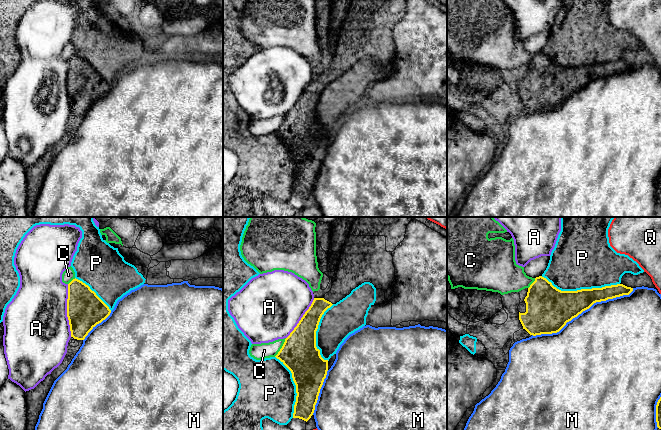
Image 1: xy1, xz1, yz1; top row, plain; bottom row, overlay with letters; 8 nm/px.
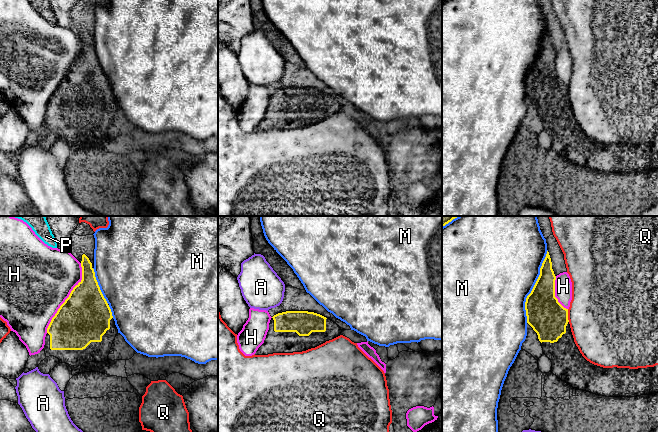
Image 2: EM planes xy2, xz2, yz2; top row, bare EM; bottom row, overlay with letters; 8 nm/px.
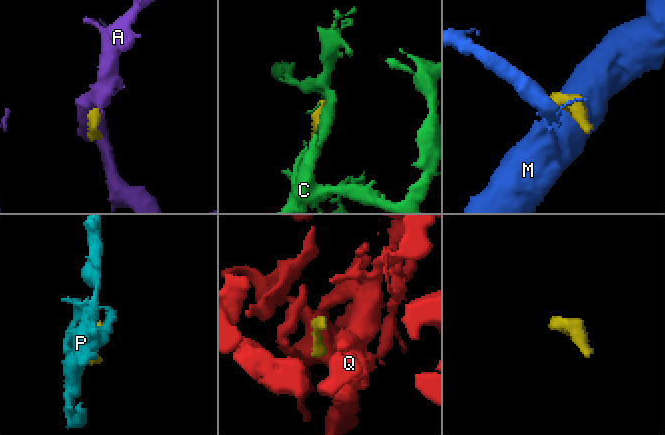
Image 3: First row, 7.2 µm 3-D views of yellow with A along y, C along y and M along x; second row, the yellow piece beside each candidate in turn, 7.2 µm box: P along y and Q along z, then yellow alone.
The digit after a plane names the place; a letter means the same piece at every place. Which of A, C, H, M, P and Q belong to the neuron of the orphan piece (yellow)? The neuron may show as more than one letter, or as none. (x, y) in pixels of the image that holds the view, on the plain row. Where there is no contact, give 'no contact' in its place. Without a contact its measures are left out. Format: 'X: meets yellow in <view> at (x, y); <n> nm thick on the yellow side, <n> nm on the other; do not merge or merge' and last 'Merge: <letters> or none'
A: meets yellow in xy1 at (67, 86); 300 nm thick on the yellow side, 480 nm on the other; do not merge
C: meets yellow in xz1 at (282, 123); 300 nm thick on the yellow side, 130 nm on the other; do not merge
H: meets yellow in xy2 at (67, 74); 400 nm thick on the yellow side, 500 nm on the other; do not merge
M: meets yellow in yz1 at (583, 86); 320 nm thick on the yellow side, 480 nm on the other; do not merge
P: meets yellow in yz1 at (580, 66); 300 nm thick on the yellow side, 480 nm on the other; do not merge
Q: meets yellow in yz2 at (567, 91); 300 nm thick on the yellow side, 480 nm on the other; do not merge
Merge: none

